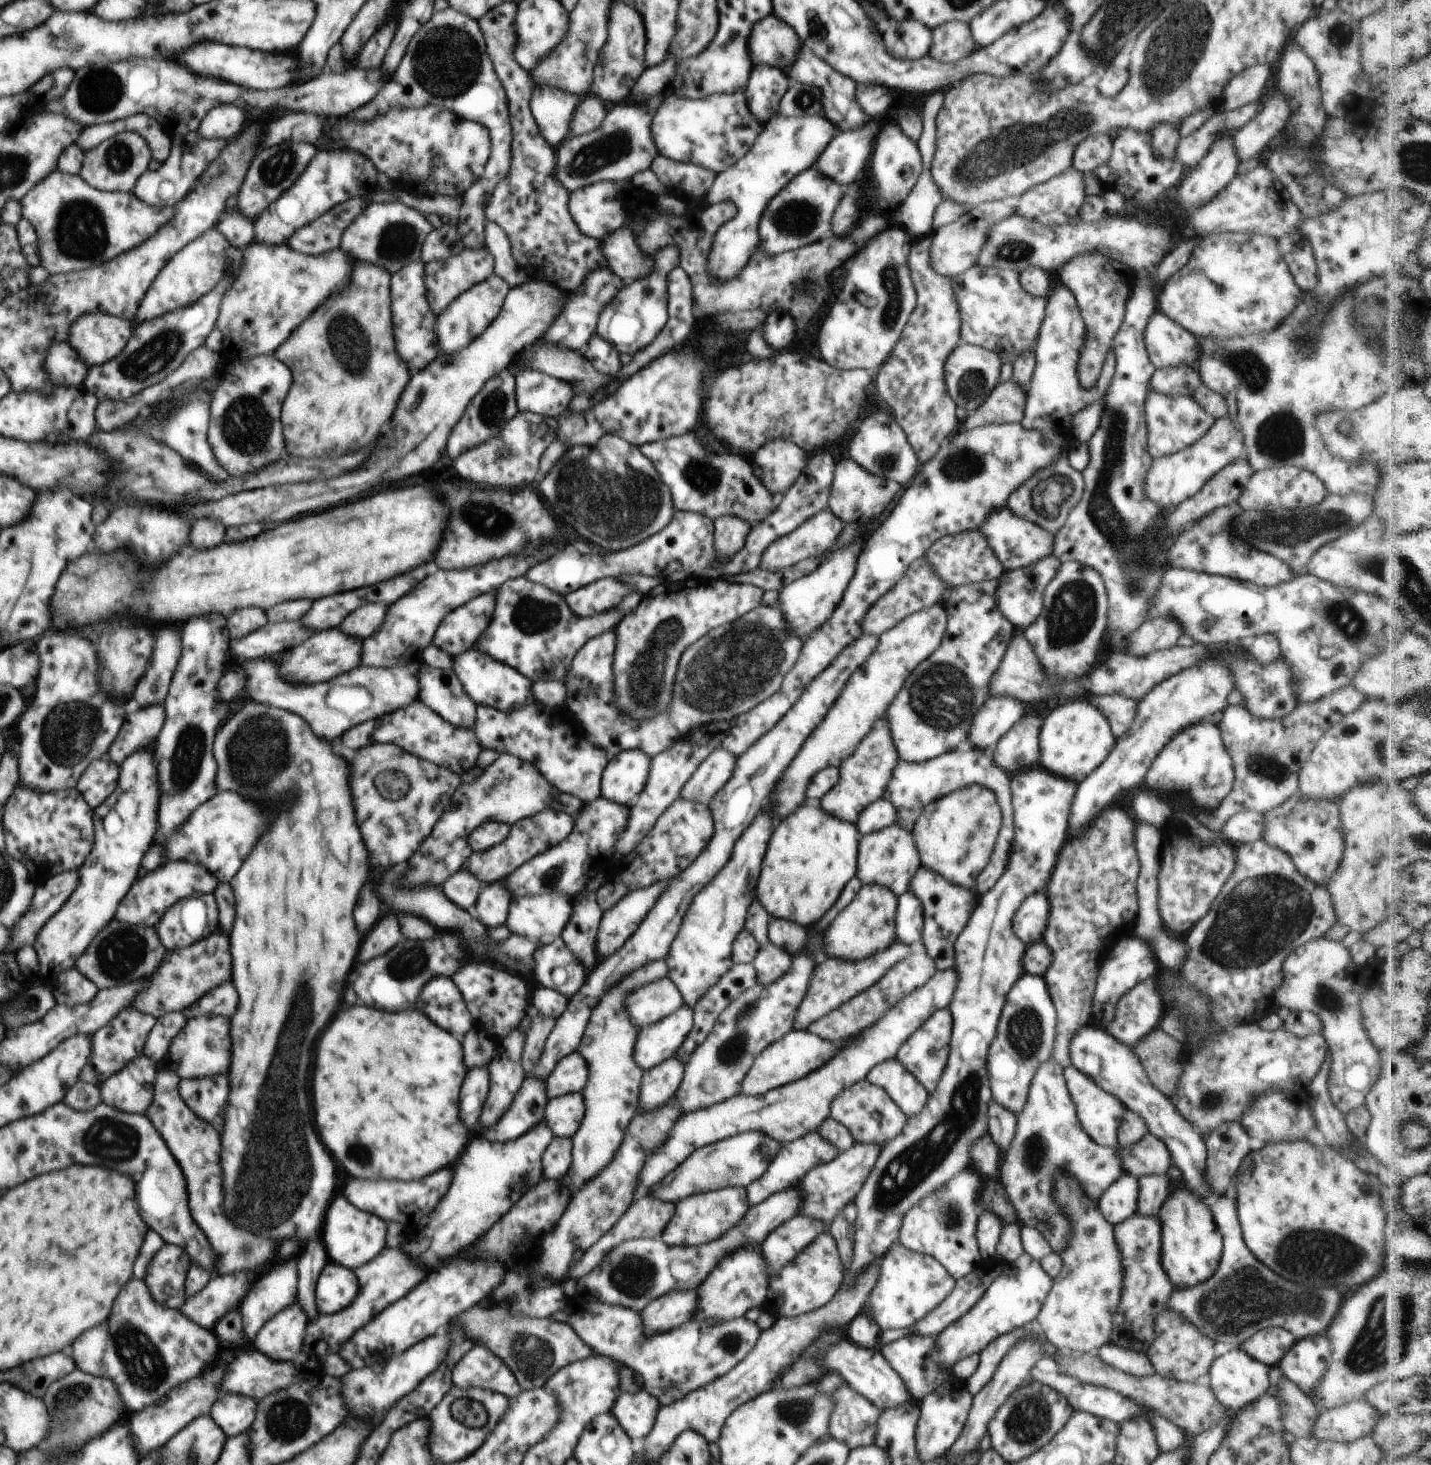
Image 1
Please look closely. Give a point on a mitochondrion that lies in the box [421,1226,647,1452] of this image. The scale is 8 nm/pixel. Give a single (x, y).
(532, 1354)

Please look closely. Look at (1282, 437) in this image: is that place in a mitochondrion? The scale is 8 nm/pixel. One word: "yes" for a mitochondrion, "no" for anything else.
yes

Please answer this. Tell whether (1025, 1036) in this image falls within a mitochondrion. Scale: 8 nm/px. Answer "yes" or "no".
yes

